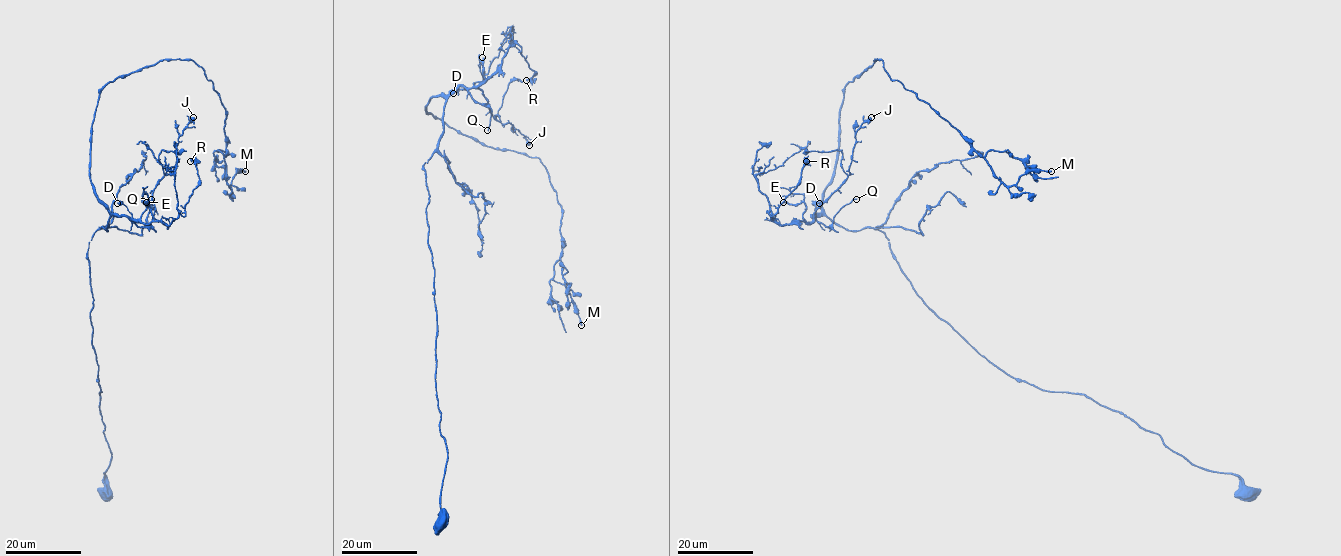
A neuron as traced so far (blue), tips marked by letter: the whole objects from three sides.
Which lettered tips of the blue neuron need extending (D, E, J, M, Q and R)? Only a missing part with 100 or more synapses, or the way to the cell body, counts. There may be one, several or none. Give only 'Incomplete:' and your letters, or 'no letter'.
Incomplete: no letter

